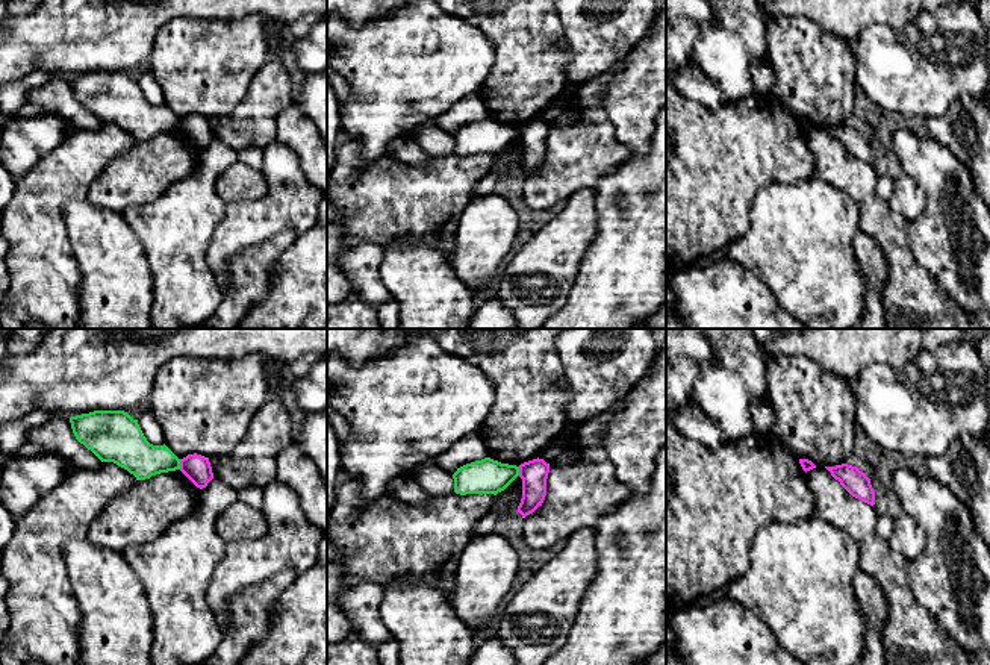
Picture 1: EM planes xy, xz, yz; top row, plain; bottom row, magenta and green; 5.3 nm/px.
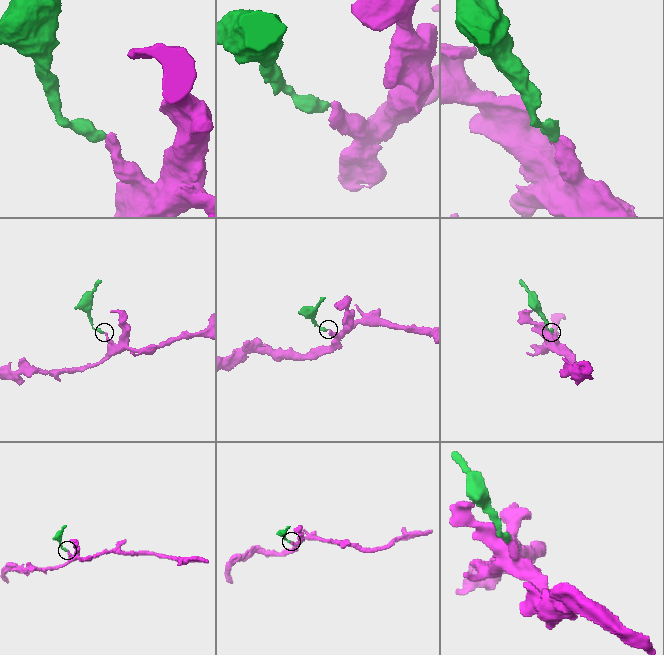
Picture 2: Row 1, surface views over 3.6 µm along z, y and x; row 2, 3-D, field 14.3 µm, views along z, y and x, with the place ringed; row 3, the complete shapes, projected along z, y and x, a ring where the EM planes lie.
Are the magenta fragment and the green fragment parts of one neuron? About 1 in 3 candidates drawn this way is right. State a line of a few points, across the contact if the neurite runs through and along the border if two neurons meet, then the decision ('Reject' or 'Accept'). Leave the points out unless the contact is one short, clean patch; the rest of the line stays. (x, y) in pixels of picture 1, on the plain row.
Line: xy (179, 120), (180, 129). Reject

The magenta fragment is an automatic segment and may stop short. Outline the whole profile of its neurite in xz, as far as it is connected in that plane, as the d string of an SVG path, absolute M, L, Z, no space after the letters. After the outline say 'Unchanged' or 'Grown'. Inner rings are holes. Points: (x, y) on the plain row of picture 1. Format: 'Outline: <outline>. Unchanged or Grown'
Outline: M533 120L519 126L519 138L522 139L522 159L518 173L525 179L542 167L546 156L546 139L549 124L543 120Z. Unchanged

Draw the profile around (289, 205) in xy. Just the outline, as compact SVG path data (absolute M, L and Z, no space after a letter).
M274 141L262 148L262 159L266 192L260 198L226 204L206 251L206 262L221 291L229 286L229 265L236 253L282 233L298 238L318 221L324 194L307 180L298 156Z

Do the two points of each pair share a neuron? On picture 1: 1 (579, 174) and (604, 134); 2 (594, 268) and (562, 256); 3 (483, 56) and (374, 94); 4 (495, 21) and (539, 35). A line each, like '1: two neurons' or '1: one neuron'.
1: one neuron
2: two neurons
3: one neuron
4: one neuron

